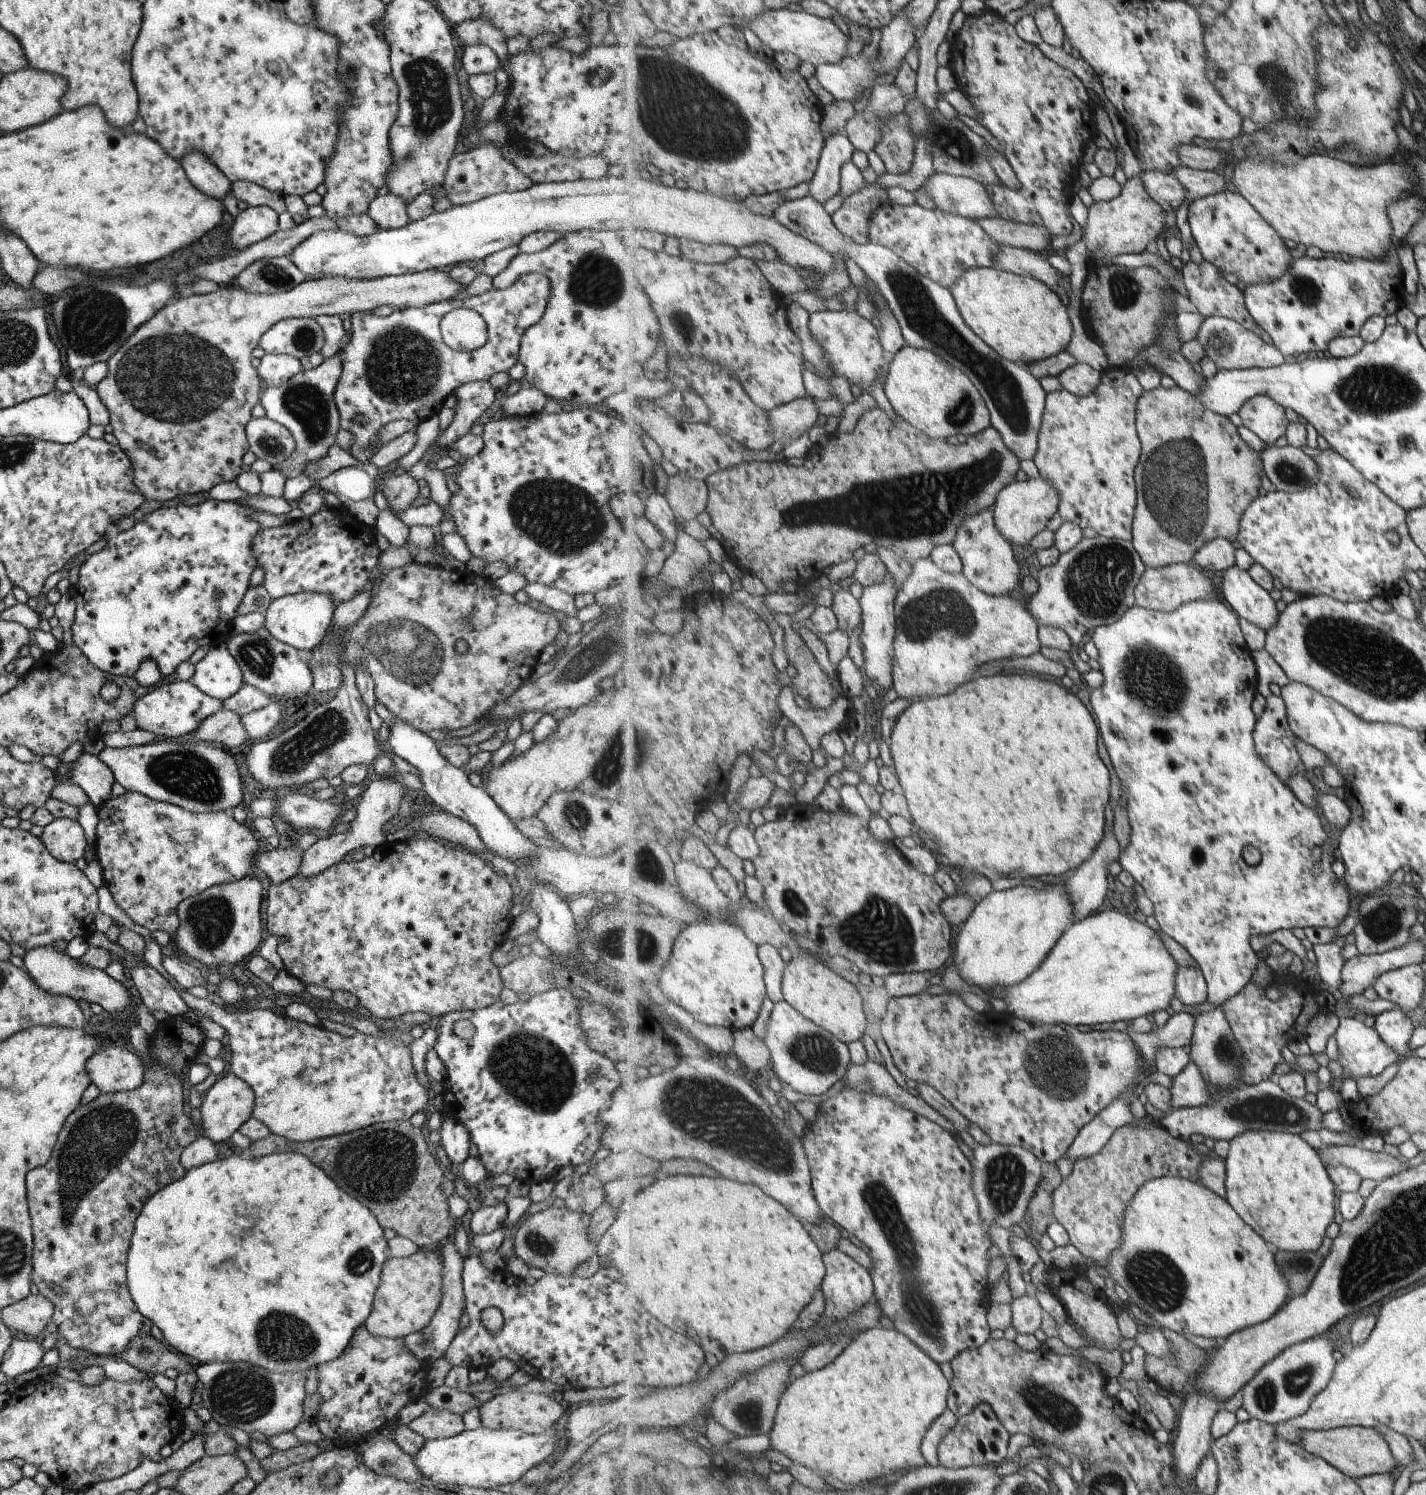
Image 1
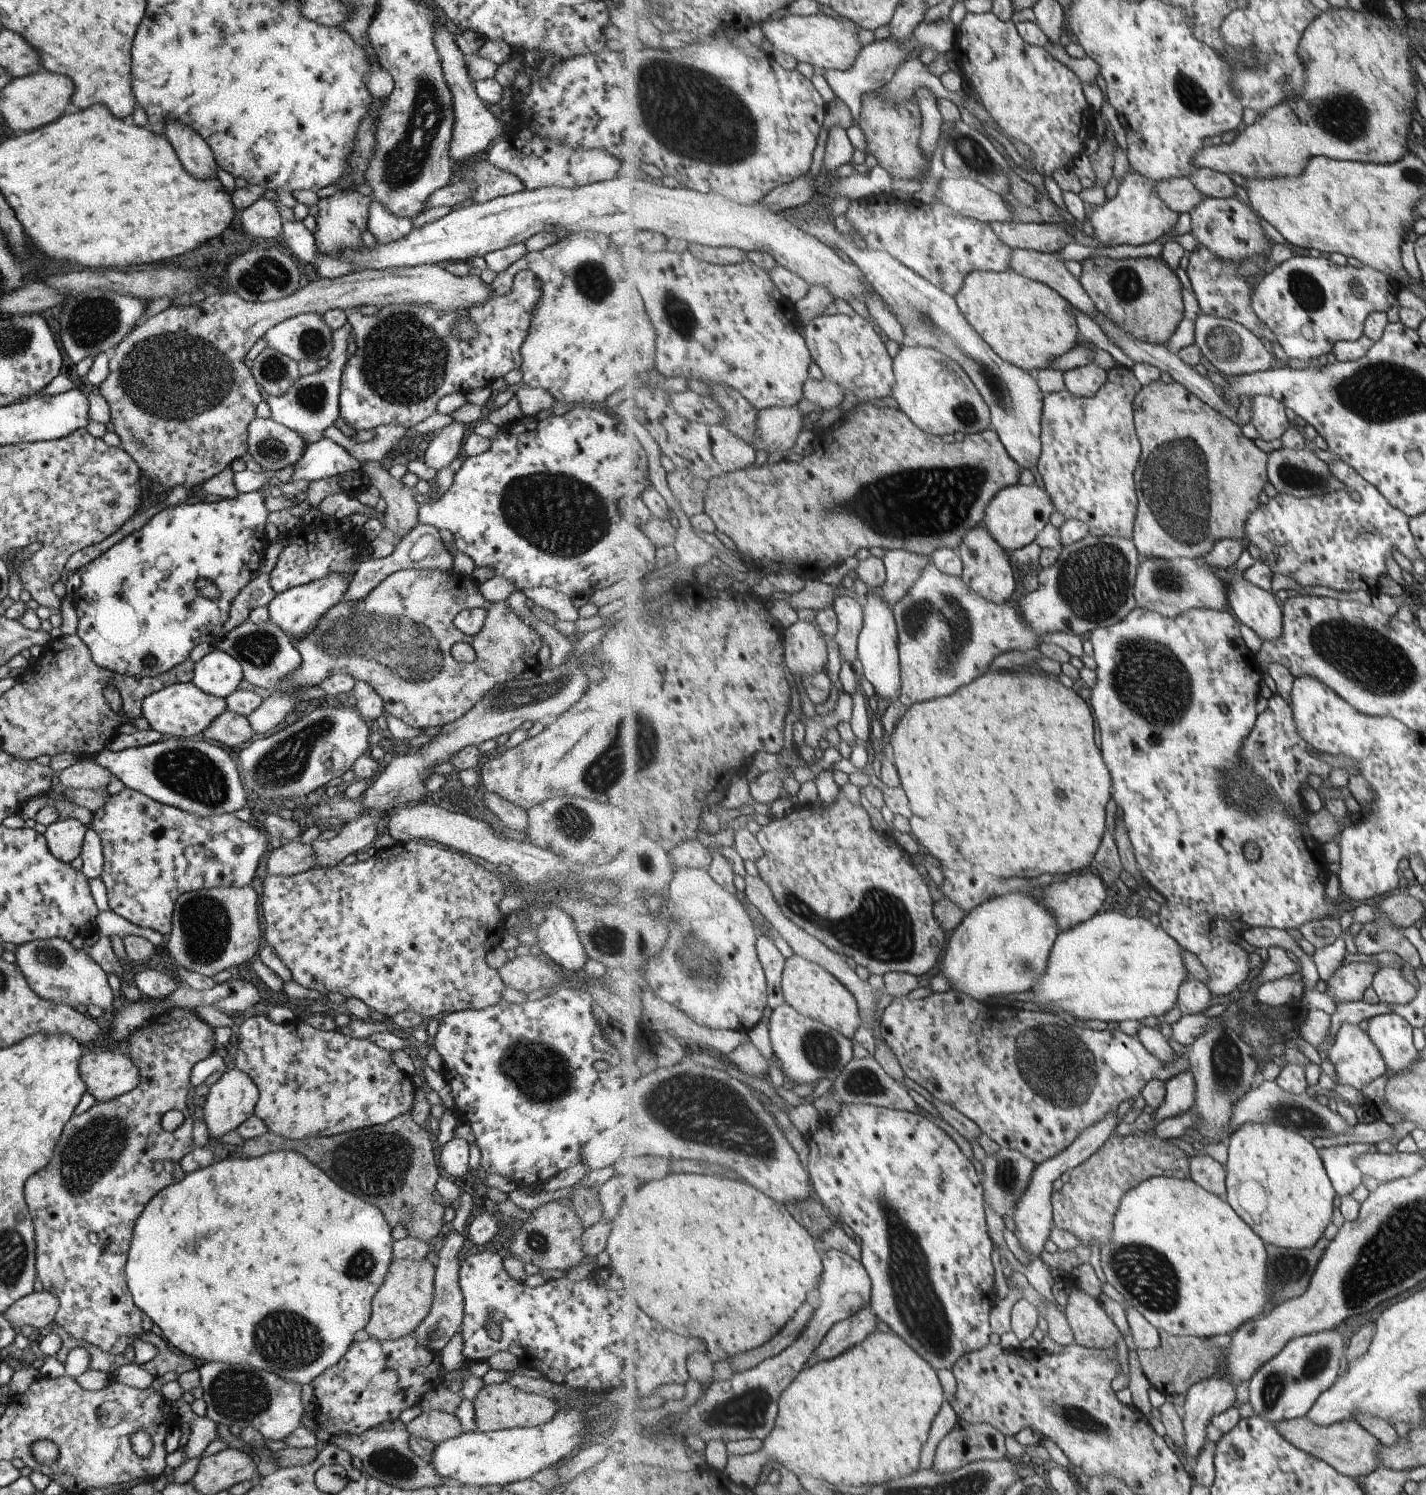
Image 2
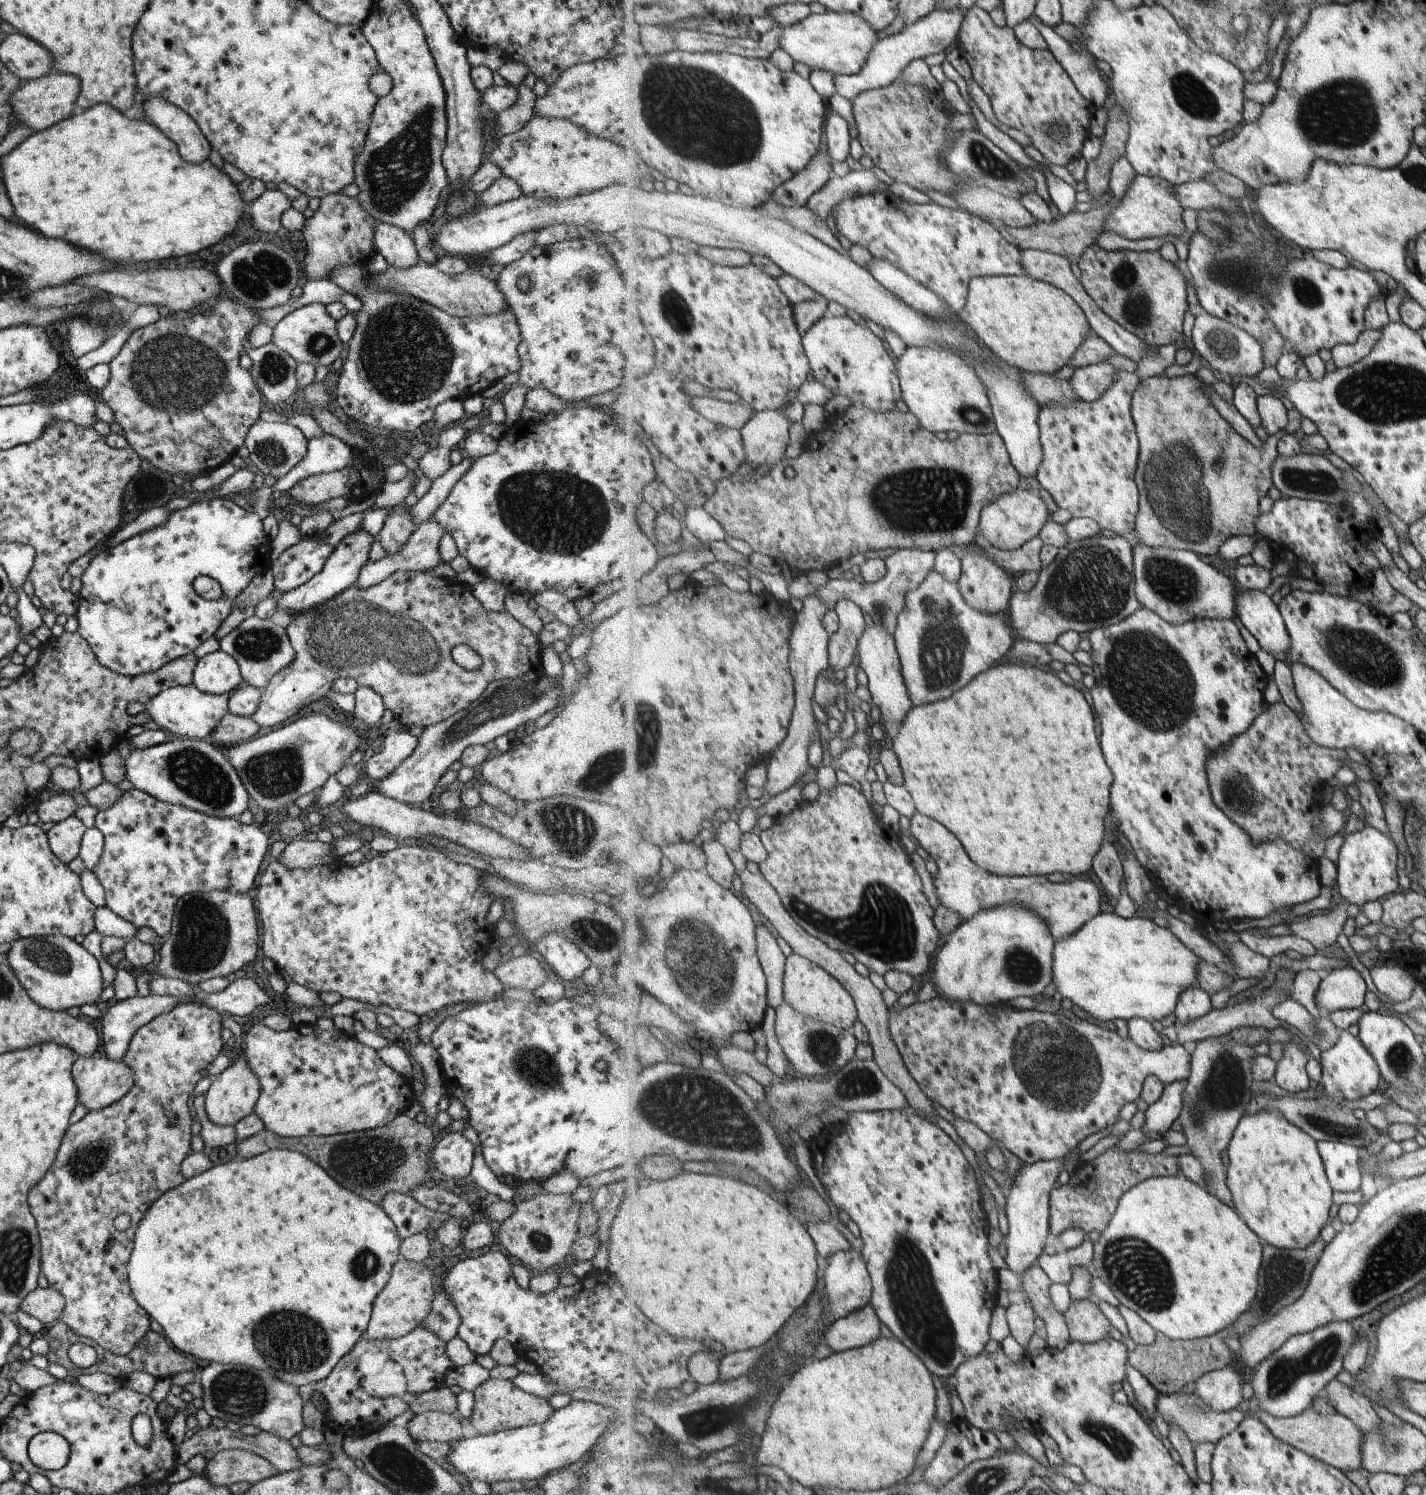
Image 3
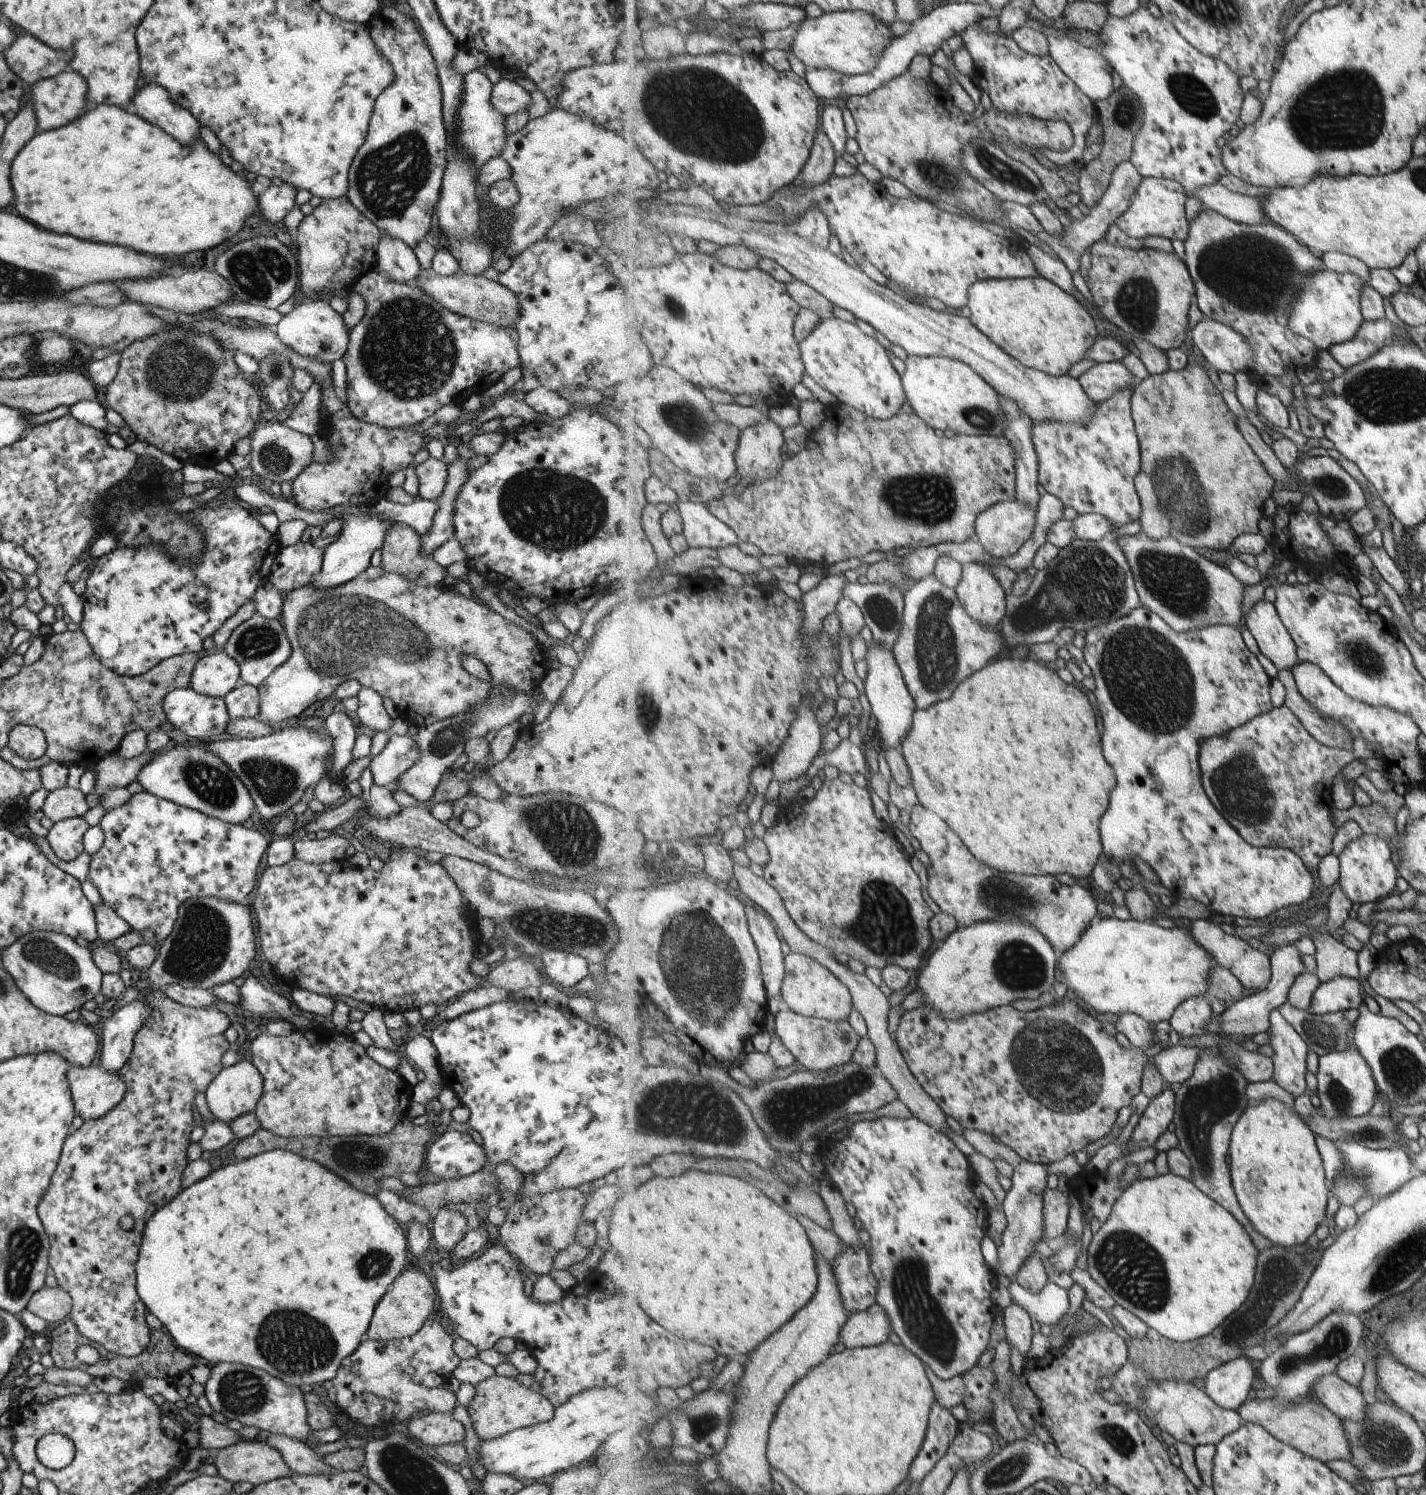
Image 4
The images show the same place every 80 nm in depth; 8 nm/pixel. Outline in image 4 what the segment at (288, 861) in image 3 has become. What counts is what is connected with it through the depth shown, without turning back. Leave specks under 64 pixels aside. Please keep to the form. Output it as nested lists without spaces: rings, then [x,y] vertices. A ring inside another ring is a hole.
[[[329,834],[323,839],[310,839],[294,843],[294,858],[306,863],[326,863],[343,859],[343,851],[349,846],[349,840],[337,834]]]

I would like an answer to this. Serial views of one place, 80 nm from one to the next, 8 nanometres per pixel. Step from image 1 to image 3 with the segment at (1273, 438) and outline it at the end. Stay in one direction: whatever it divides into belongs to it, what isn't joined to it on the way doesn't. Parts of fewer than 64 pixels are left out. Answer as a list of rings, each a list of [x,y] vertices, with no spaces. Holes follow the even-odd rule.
[[[1260,391],[1258,409],[1263,421],[1263,429],[1267,434],[1275,434],[1275,432],[1287,428],[1287,424],[1289,424],[1289,418],[1287,418],[1289,406],[1277,394]]]

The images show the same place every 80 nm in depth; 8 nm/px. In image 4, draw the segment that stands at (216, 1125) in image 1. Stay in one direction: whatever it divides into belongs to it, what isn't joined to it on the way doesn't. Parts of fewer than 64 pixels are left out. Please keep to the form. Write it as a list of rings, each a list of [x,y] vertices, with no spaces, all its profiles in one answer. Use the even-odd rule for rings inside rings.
[[[246,1059],[223,1067],[204,1090],[211,1114],[224,1123],[253,1112],[261,1093],[262,1076]]]

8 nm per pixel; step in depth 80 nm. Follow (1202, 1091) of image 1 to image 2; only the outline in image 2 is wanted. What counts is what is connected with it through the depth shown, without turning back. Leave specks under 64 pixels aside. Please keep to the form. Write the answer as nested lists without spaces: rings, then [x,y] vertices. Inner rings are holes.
[[[1191,1070],[1166,1082],[1167,1094],[1151,1117],[1163,1122],[1188,1113],[1196,1104],[1196,1079]]]

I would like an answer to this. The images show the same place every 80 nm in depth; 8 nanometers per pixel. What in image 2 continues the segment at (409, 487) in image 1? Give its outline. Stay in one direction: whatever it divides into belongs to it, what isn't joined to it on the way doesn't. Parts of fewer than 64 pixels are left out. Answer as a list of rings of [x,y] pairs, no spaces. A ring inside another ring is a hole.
[[[367,460],[359,468],[385,502],[382,528],[389,530],[395,538],[402,538],[417,523],[418,507],[413,500],[415,490],[403,487],[399,480],[389,476],[385,465]]]

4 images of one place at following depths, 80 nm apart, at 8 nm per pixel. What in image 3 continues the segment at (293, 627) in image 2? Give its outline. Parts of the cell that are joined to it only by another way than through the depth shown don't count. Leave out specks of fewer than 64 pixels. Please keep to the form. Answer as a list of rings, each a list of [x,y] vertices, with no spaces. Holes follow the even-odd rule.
[[[360,526],[355,531],[346,534],[334,546],[331,554],[325,559],[322,569],[313,578],[293,590],[276,595],[276,610],[284,610],[289,616],[293,613],[302,613],[355,584],[359,571],[368,562],[367,552],[369,552],[373,541],[377,540],[377,537],[359,528]]]

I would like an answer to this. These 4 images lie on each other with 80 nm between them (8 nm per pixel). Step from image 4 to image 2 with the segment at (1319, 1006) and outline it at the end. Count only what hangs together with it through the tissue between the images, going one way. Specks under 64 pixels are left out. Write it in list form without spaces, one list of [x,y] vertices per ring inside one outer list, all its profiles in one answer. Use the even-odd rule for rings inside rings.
[[[1349,963],[1339,967],[1325,982],[1325,993],[1334,1004],[1363,1000],[1365,992],[1373,987],[1375,973],[1380,968],[1370,963]]]

